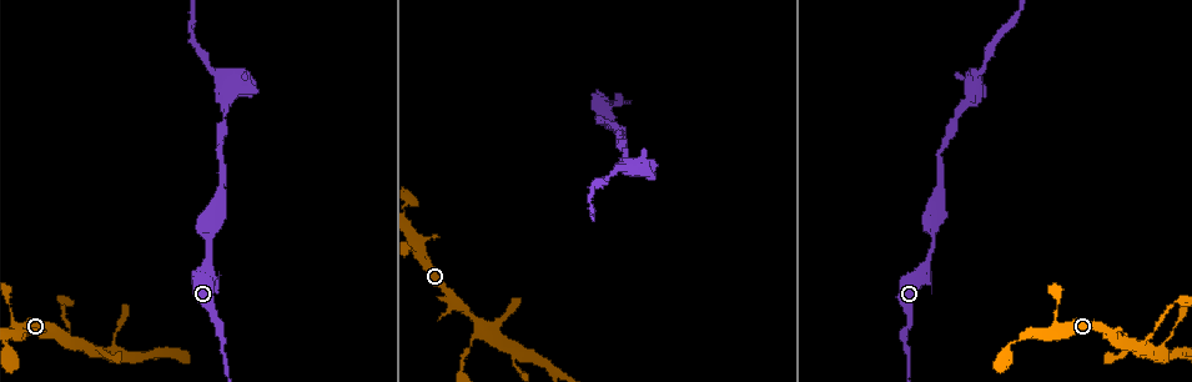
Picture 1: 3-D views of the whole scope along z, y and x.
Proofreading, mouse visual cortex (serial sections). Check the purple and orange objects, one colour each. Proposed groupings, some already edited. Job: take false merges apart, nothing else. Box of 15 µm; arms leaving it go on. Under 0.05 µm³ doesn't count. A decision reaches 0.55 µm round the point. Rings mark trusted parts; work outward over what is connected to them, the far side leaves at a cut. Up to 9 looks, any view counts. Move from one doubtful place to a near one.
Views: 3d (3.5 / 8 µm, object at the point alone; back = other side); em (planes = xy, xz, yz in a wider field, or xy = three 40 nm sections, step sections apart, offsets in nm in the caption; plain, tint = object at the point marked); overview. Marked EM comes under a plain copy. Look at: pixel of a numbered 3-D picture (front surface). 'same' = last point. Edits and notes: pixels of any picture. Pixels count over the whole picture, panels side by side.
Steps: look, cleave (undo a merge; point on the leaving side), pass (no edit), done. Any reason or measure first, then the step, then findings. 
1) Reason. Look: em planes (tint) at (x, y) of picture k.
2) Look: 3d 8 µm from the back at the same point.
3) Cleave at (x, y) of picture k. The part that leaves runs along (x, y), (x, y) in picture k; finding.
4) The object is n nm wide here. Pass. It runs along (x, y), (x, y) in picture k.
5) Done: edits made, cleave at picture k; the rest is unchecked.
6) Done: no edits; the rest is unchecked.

Branch point. Look: em planes (tint) at (934, 236) of picture 1.

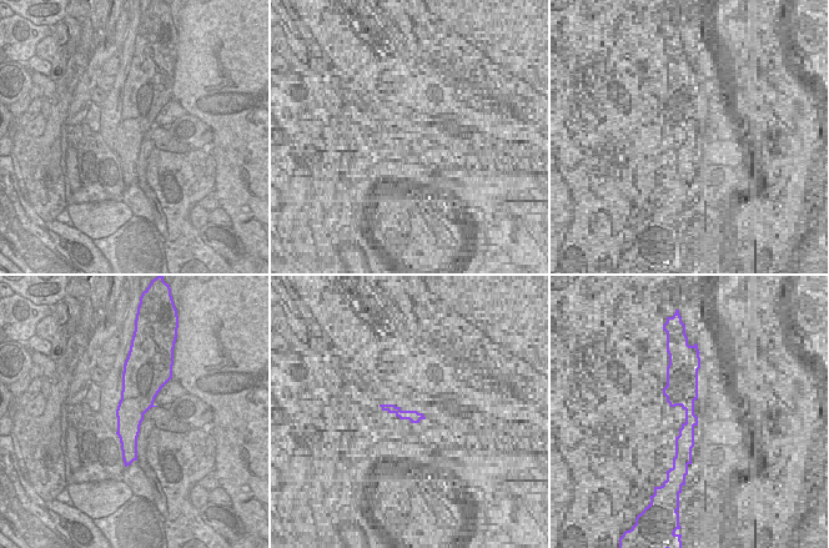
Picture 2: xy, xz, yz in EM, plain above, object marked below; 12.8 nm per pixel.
Look: 3d 3.5 µm at the same point.

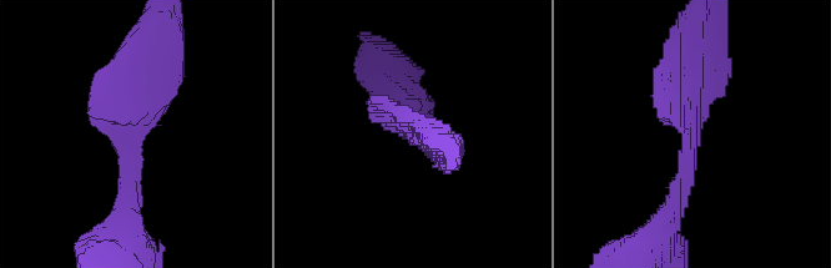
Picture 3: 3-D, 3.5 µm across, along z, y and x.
Pass. It runs along (129, 206), (136, 125), (167, 52) in picture 3; all the same cell.

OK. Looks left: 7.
Sharp bend. Look: 3d 8 µm at (237, 86) of picture 1.

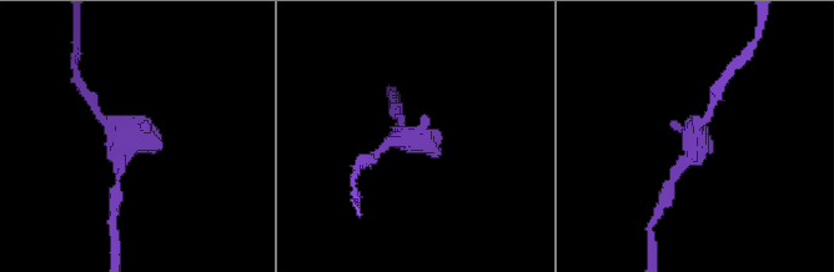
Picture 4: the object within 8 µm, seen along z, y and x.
Closer look. Look: 3d 3.5 µm at (135, 141) of picture 4.

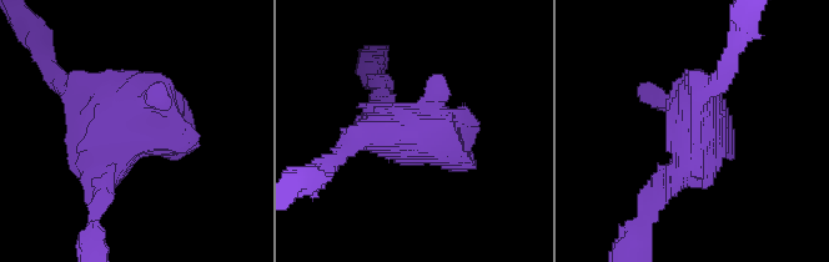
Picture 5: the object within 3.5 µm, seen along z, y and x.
Shape alone is not enough. Look: em xy step 5 (tint) at (136, 131) of picture 5.

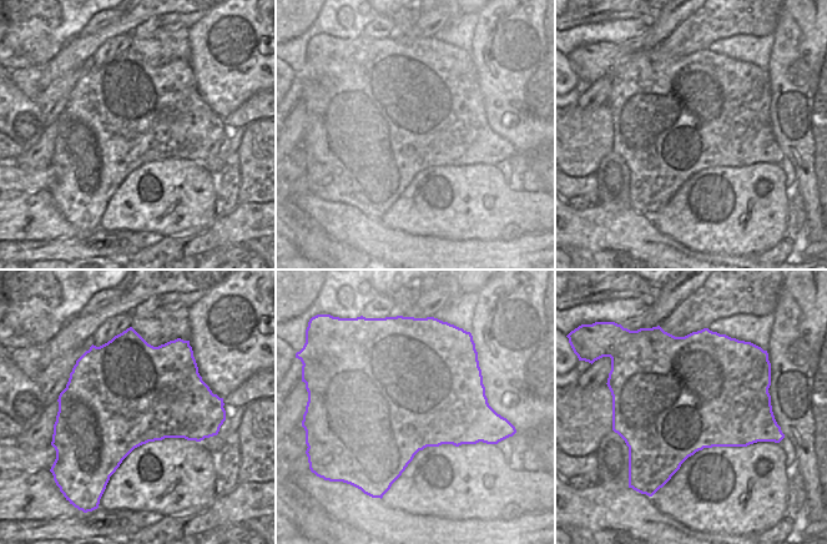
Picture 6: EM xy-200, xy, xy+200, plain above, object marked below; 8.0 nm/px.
Pass. It runs along (654, 195), (693, 156), (716, 84) in picture 5; all the same cell.

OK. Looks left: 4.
Two arms in line, one across. Look: 3d 3.5 µm at (417, 252) of picture 1.

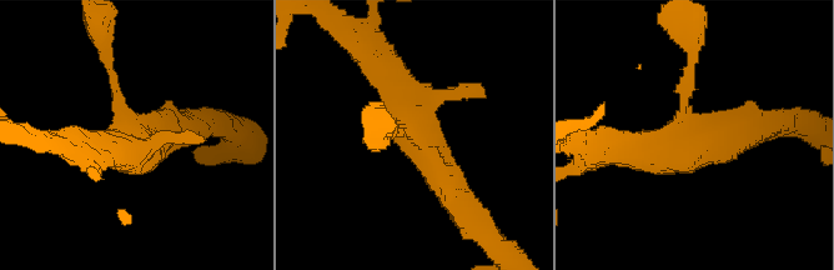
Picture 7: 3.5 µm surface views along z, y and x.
Now the EM. Look: em xy step 2 (tint) at (688, 145) of picture 7.

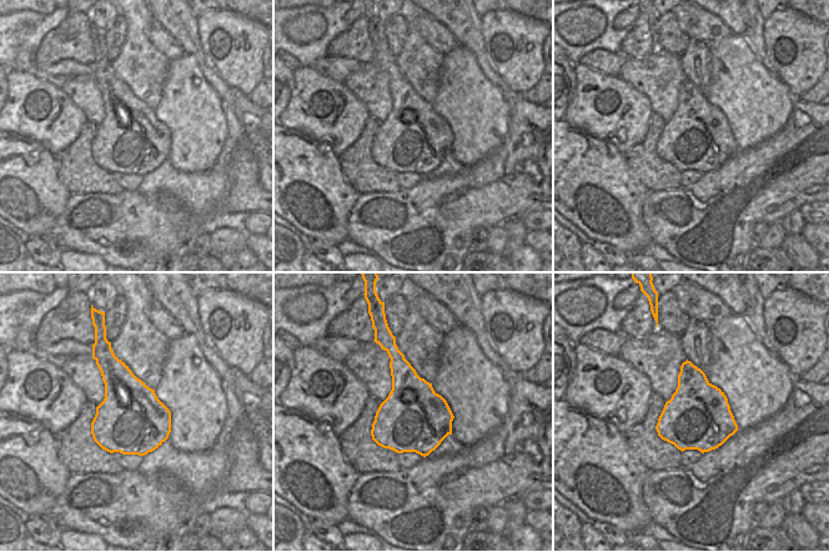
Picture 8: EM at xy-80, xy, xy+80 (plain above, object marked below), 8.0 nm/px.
Pass. It runs along (466, 209), (381, 65) in picture 7; one cell here.

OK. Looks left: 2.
Four or more arms meet. Look: 3d 3.5 µm at (1135, 345) of picture 1.

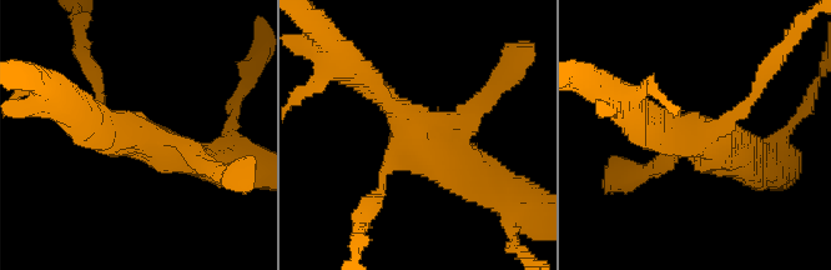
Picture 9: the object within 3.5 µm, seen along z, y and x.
4 arms meet here; the arms are 150, 200, 400, 400 nm wide. Look: em planes (tint) at (693, 132) of picture 9.

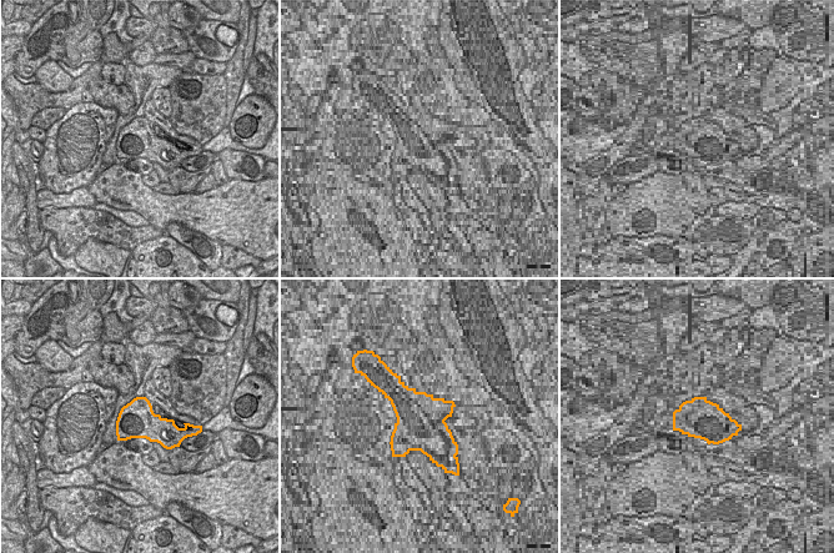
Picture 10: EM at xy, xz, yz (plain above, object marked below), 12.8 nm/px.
Pass. It runs along (358, 74), (477, 183) in picture 9; one cell here.

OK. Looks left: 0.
Done: no edits; the rest is unchecked.

